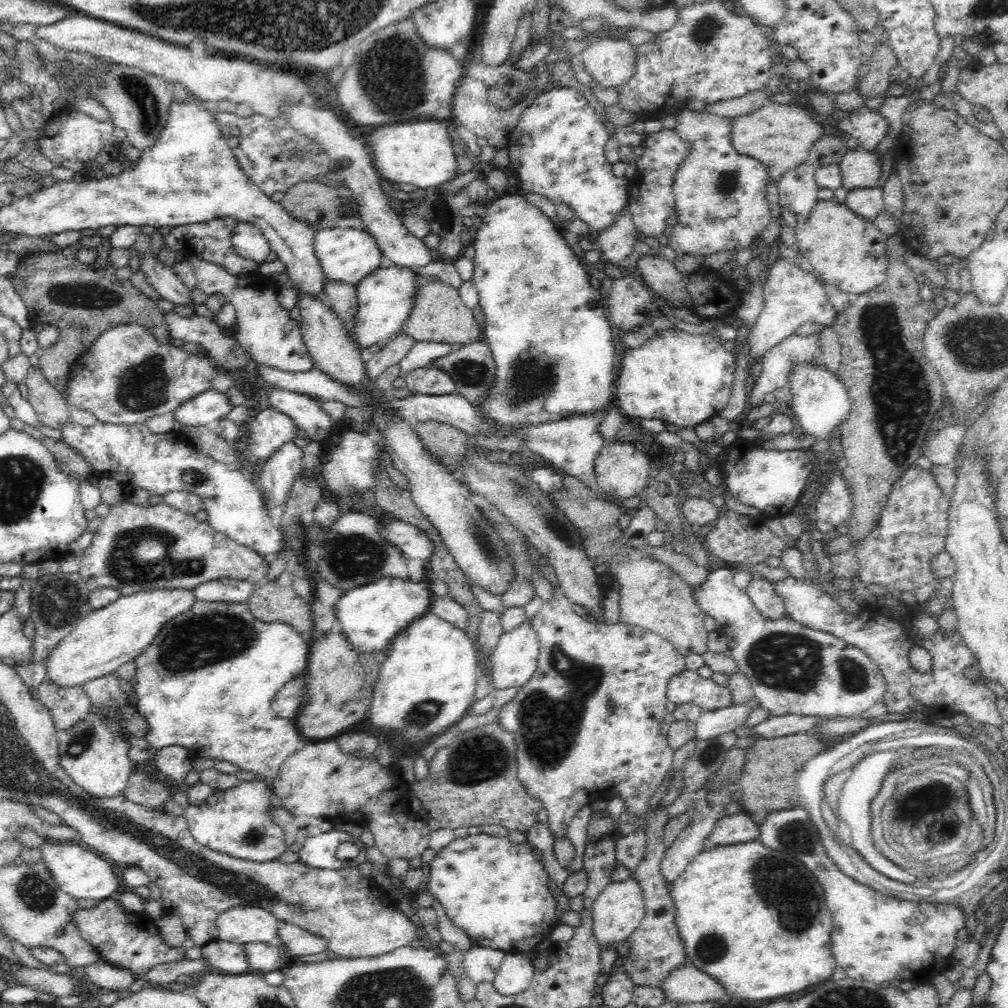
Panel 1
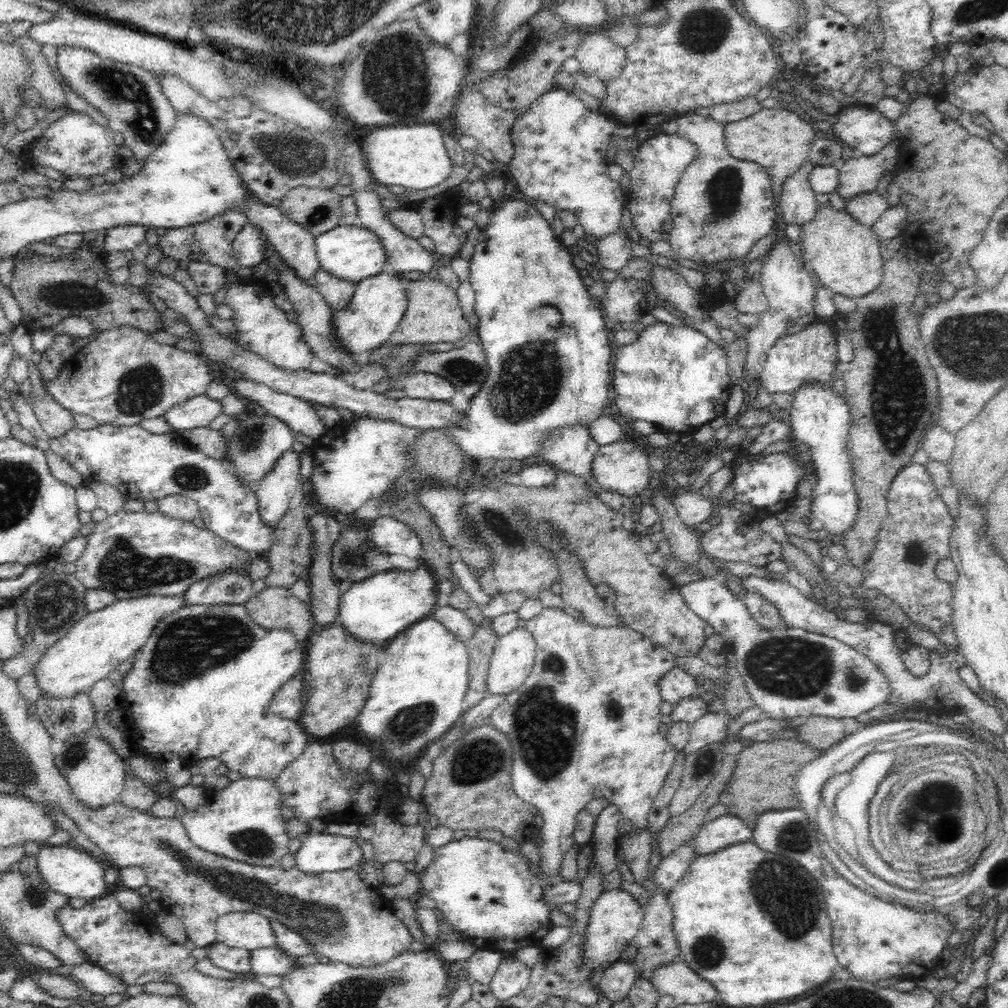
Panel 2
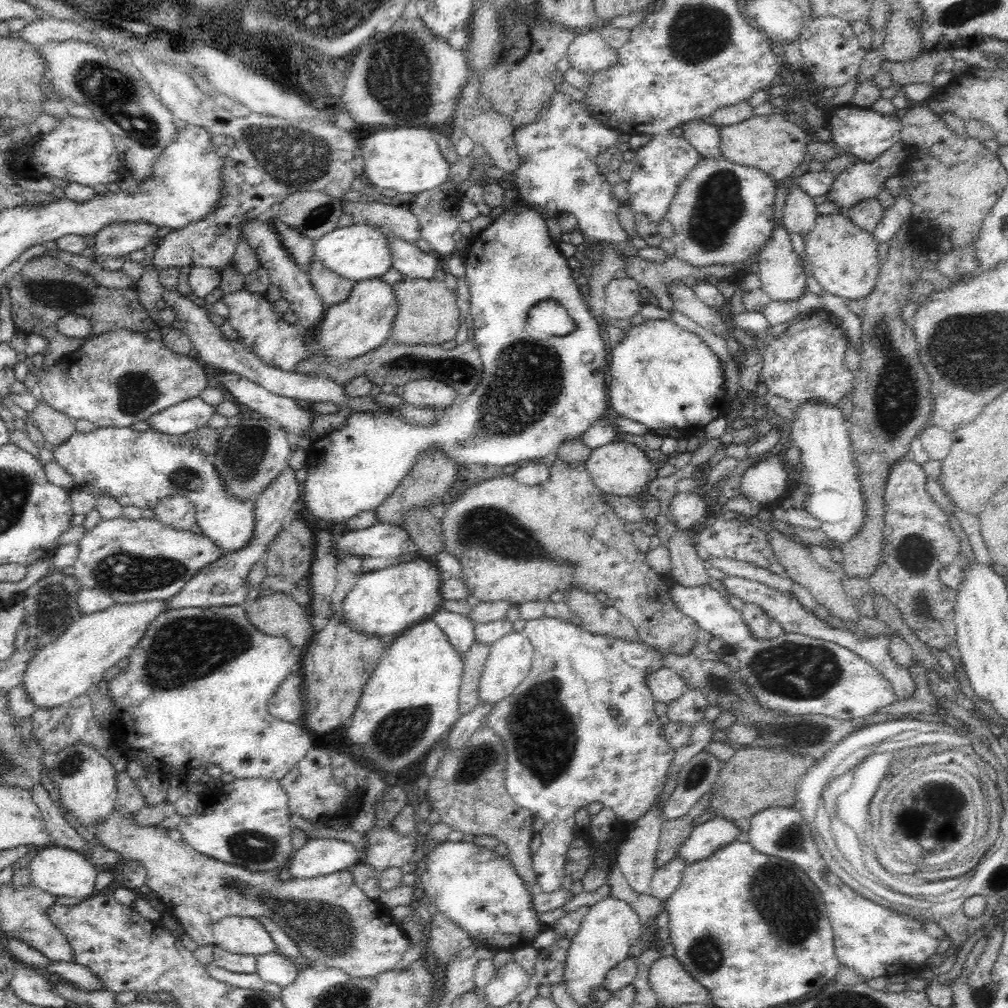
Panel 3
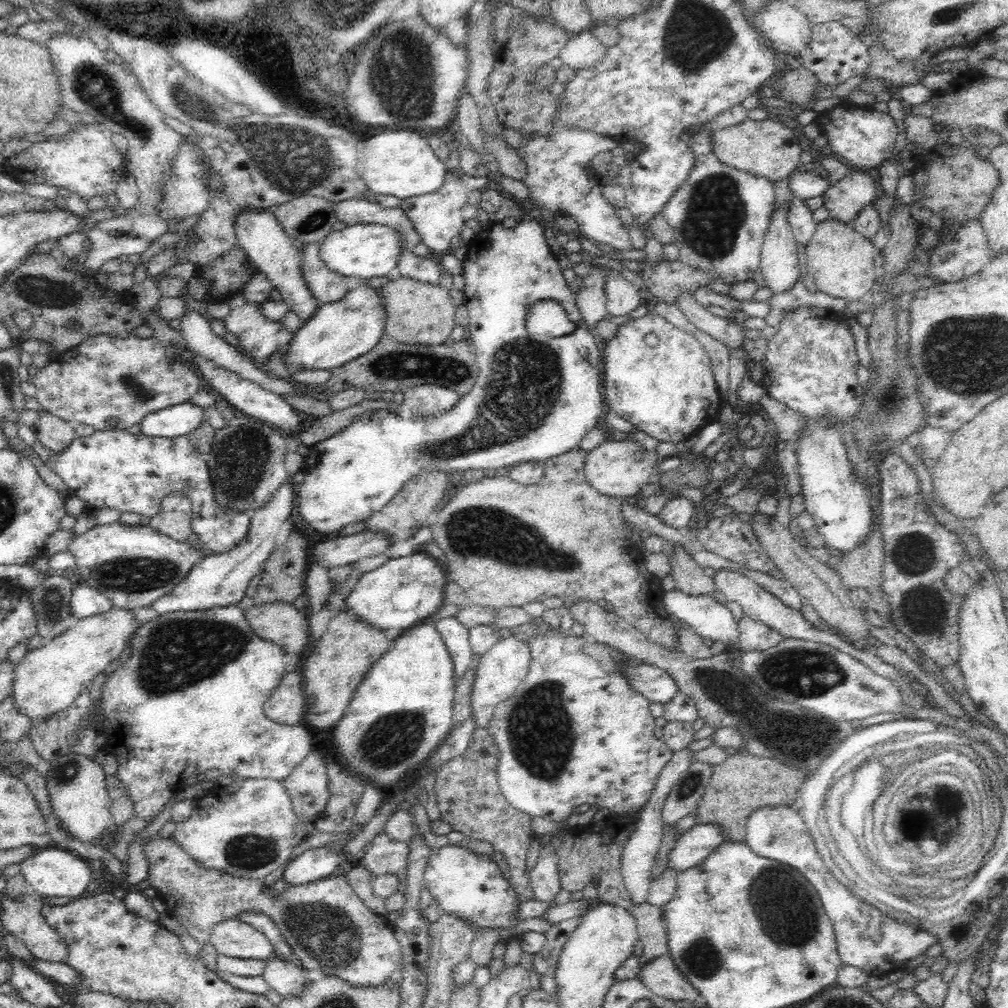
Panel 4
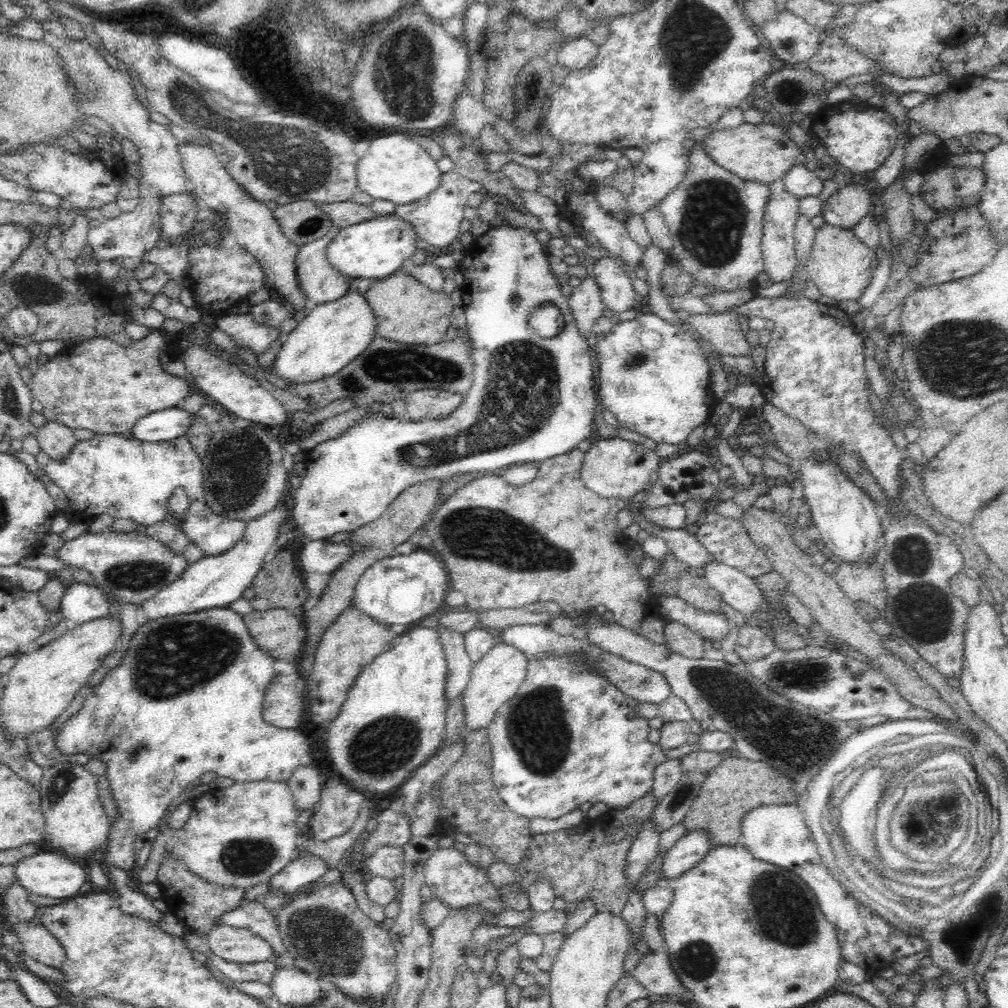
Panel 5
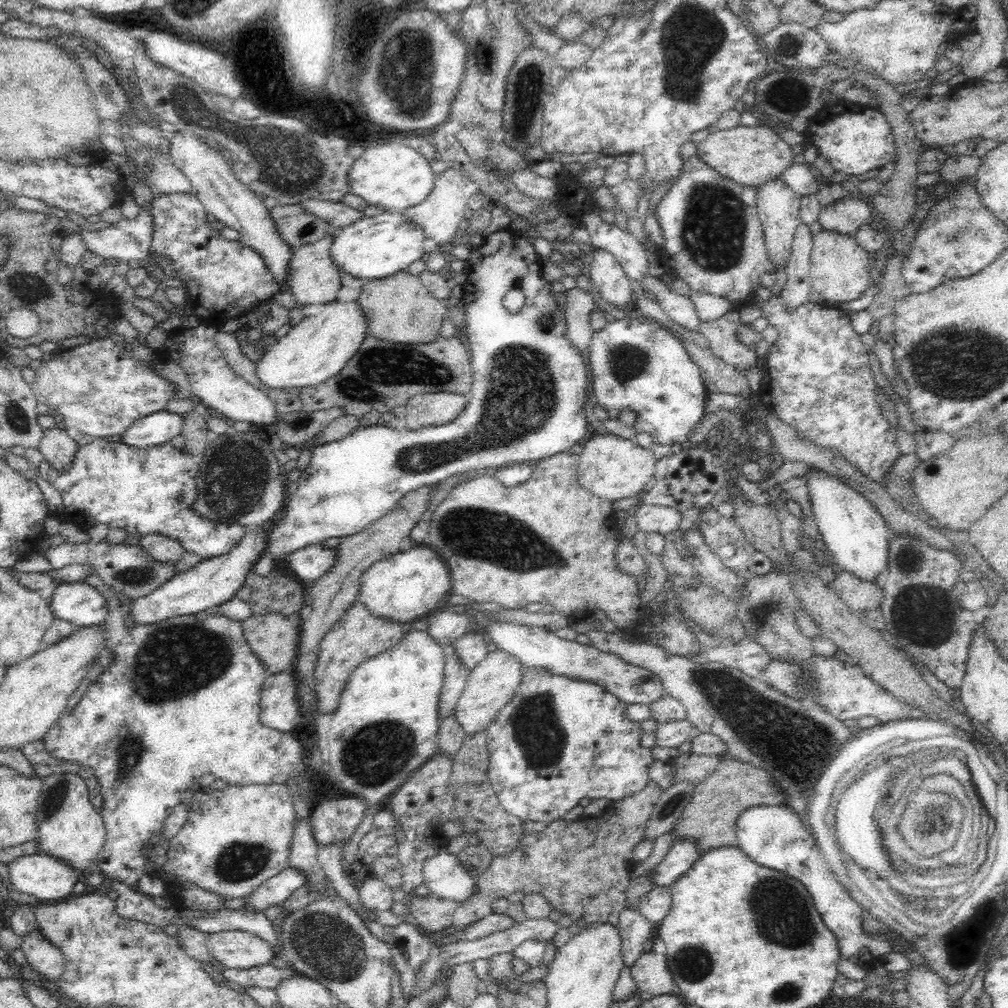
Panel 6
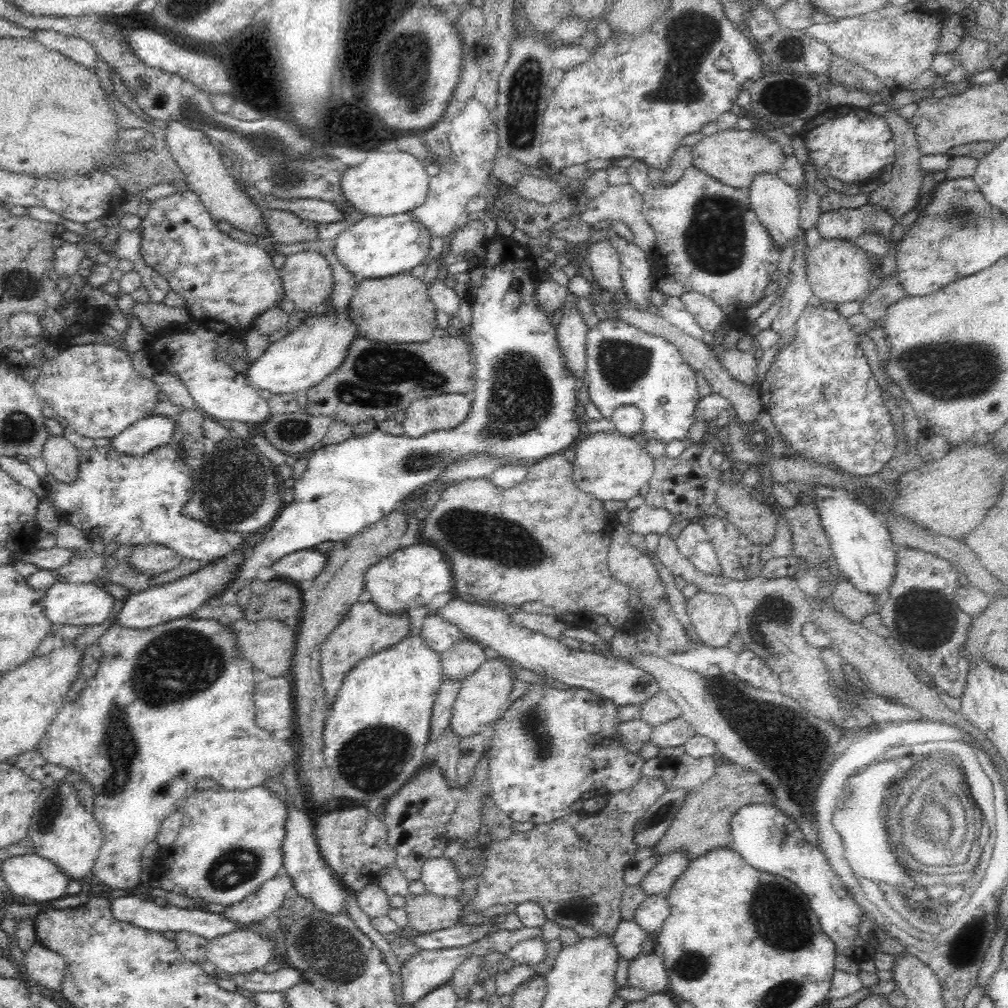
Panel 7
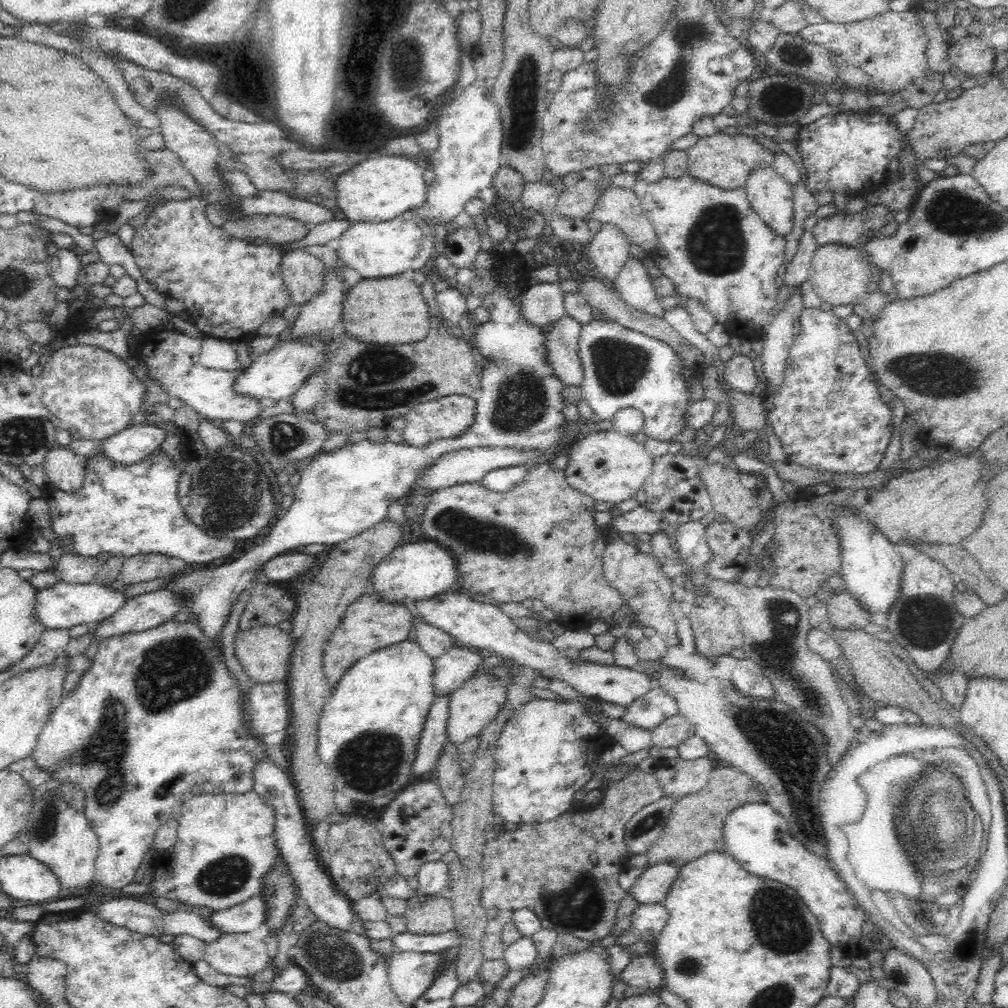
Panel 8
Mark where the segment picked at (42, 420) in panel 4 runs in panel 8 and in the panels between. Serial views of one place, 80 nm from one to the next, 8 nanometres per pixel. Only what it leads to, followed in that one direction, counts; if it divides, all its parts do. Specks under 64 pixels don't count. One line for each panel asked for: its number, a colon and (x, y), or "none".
5: (56, 440)
6: (58, 448)
7: (62, 458)
8: (64, 467)

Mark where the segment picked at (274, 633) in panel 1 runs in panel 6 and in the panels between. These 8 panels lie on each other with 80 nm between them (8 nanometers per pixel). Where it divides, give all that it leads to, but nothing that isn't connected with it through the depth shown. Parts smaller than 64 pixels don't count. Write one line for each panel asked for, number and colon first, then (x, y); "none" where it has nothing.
2: (200, 687)
3: (195, 691)
4: (189, 698)
5: (187, 697)
6: (180, 699)

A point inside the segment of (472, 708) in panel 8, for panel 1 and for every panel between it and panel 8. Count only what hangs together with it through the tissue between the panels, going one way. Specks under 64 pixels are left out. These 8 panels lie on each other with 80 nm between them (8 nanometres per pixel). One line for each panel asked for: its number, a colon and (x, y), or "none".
1: (514, 660)
2: (513, 658)
3: (510, 658)
4: (502, 668)
5: (496, 677)
6: (491, 685)
7: (485, 695)

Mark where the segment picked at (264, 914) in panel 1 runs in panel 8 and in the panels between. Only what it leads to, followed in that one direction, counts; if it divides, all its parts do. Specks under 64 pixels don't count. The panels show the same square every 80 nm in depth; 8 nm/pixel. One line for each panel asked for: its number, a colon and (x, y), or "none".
2: (249, 930)
3: (243, 935)
4: (232, 937)
5: (240, 945)
6: (236, 949)
7: (243, 951)
8: (235, 954)

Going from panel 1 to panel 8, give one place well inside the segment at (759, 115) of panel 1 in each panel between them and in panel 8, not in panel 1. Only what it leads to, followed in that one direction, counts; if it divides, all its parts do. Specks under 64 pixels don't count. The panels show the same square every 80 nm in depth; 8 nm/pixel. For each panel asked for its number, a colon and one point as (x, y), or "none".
2: (778, 140)
3: (772, 144)
4: (767, 148)
5: (763, 153)
6: (750, 156)
7: (734, 157)
8: (724, 160)

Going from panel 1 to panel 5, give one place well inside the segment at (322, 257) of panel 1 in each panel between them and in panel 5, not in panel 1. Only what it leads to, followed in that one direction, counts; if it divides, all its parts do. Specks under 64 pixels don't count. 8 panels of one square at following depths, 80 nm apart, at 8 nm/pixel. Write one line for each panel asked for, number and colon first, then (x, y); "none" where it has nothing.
2: (350, 252)
3: (357, 252)
4: (365, 250)
5: (375, 249)

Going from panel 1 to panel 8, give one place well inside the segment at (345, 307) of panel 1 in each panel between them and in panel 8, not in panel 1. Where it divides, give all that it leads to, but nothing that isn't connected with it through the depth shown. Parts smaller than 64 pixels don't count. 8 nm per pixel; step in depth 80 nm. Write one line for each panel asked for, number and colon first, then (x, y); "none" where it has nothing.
2: (337, 293)
3: (332, 289)
4: (326, 286)
5: (320, 282)
6: (312, 277)
7: (307, 277)
8: (303, 273)

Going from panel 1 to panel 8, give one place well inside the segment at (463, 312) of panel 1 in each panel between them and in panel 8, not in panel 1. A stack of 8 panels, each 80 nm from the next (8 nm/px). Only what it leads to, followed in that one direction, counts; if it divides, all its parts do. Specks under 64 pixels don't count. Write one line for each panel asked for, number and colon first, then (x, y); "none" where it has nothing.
2: (433, 314)
3: (427, 314)
4: (417, 313)
5: (408, 312)
6: (398, 308)
7: (398, 309)
8: (391, 310)

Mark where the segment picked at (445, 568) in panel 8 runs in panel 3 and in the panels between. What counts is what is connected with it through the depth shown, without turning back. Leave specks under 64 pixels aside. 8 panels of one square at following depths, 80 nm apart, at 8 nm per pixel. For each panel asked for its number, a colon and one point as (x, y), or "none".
3: (389, 601)
4: (403, 592)
5: (400, 589)
6: (406, 586)
7: (410, 578)

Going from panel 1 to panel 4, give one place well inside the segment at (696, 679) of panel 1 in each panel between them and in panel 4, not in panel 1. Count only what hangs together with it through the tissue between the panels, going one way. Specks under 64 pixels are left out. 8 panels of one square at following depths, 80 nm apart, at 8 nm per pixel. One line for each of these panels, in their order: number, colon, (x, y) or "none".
2: (676, 685)
3: (666, 685)
4: (655, 684)

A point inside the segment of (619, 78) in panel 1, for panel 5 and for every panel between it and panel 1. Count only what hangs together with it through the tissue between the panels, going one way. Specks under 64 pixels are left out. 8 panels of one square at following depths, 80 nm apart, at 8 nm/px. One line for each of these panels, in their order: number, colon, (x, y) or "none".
2: (597, 54)
3: (588, 53)
4: (583, 50)
5: (576, 53)

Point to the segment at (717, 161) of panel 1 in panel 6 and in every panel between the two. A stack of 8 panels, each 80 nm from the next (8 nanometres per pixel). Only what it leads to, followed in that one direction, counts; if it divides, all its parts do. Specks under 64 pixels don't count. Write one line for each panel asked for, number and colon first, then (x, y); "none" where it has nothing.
2: (722, 206)
3: (722, 213)
4: (719, 214)
5: (715, 219)
6: (713, 240)

